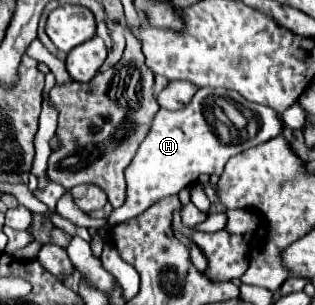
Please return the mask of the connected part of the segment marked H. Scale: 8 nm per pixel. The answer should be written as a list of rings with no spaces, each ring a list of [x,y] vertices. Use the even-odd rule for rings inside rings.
[[[210,87],[198,89],[186,107],[178,111],[160,109],[156,113],[148,137],[142,141],[136,157],[126,169],[126,181],[128,181],[126,203],[112,211],[108,223],[114,227],[126,219],[138,217],[150,205],[154,205],[154,201],[178,195],[184,187],[194,185],[200,175],[222,175],[224,165],[230,157],[244,153],[246,149],[256,147],[260,143],[266,143],[278,137],[280,133],[282,133],[282,121],[278,121],[278,115],[272,109],[254,105],[246,101],[240,93],[228,89],[210,89]],[[220,101],[234,103],[244,115],[246,111],[252,111],[252,117],[258,123],[258,133],[250,139],[246,129],[236,129],[226,117],[224,109],[220,107]]]

